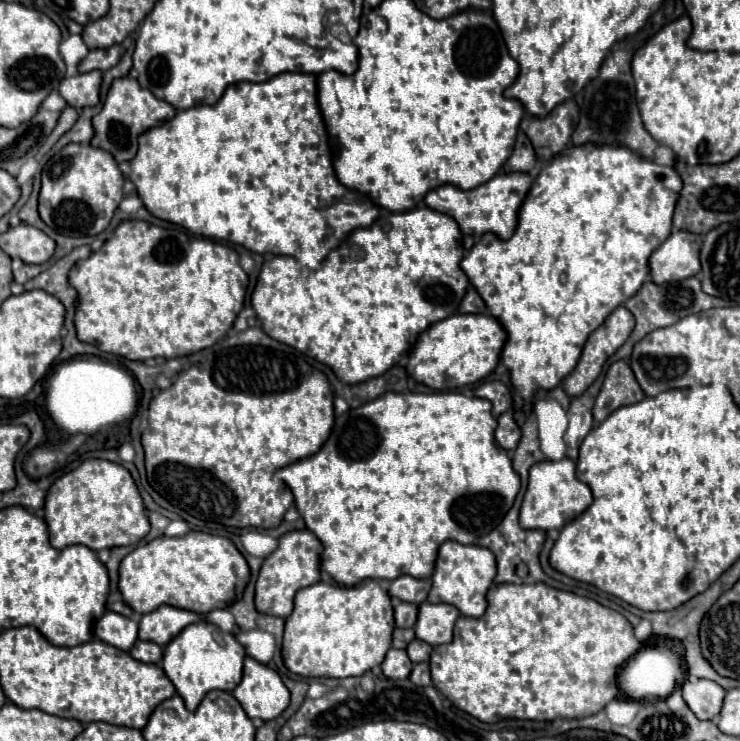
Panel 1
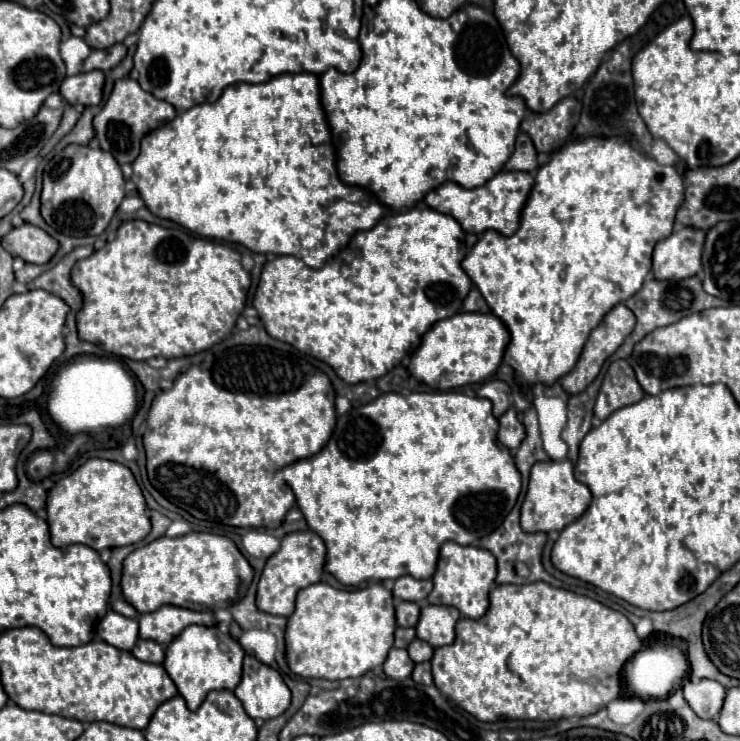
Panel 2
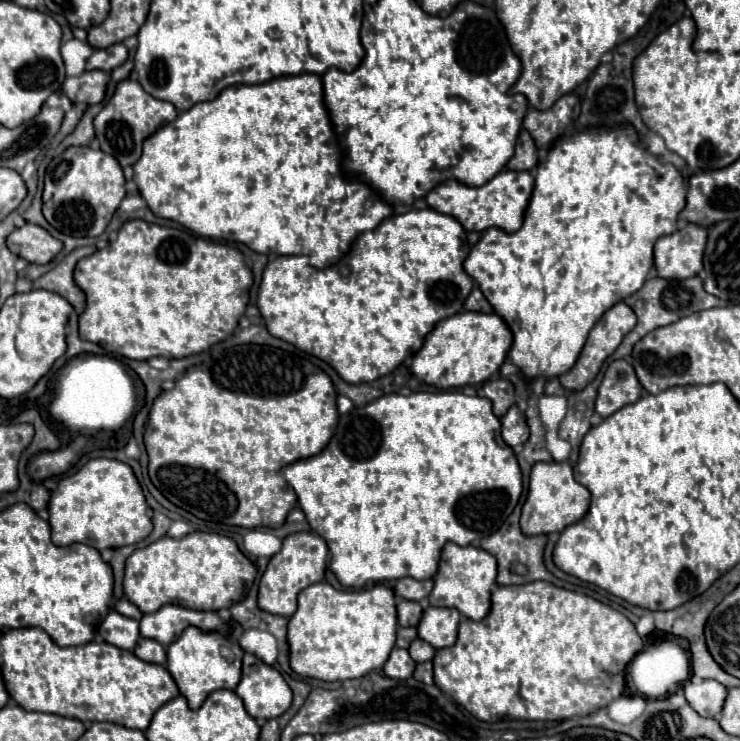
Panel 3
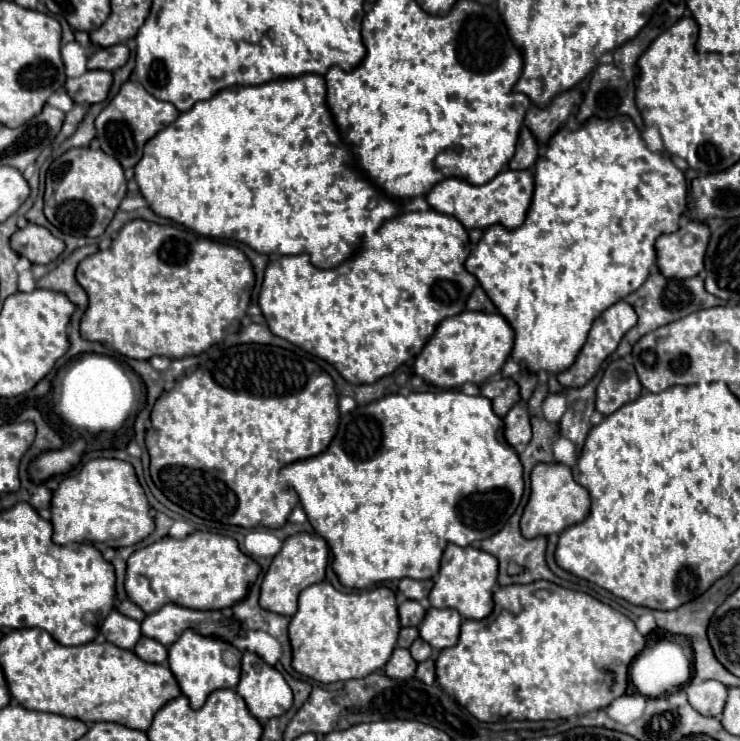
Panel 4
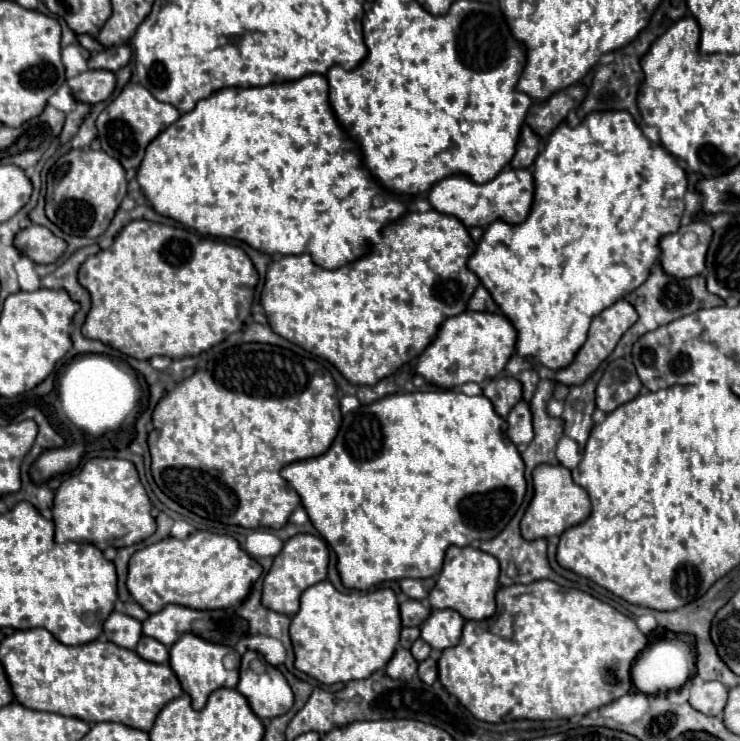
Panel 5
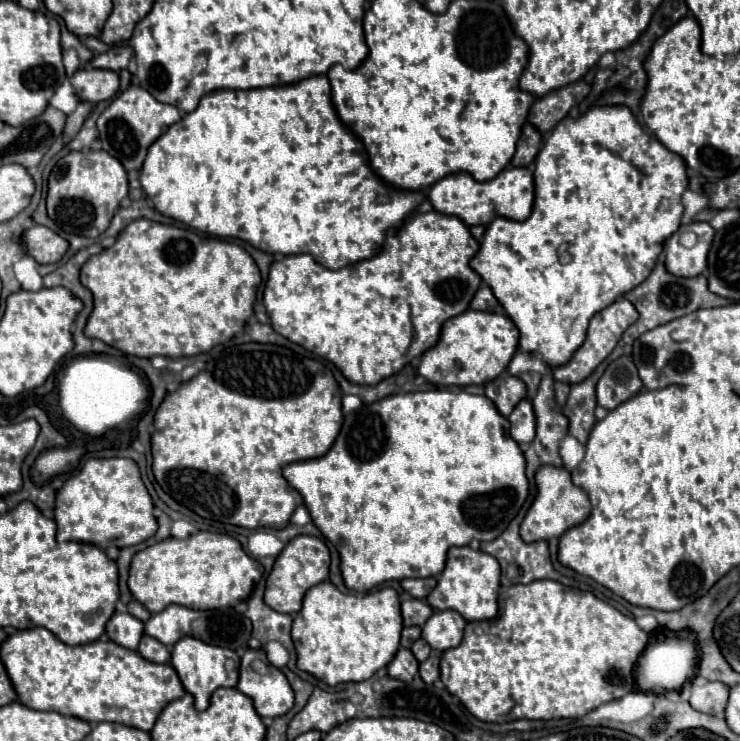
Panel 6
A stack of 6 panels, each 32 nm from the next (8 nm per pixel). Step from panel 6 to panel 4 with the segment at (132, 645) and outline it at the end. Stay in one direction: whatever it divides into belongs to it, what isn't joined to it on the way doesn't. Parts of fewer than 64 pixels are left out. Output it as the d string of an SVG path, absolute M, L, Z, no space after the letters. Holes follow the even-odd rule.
M112 610L110 616L104 620L104 624L100 628L100 634L108 642L116 644L118 648L132 650L132 646L136 646L136 642L140 640L140 622L124 616L118 610Z

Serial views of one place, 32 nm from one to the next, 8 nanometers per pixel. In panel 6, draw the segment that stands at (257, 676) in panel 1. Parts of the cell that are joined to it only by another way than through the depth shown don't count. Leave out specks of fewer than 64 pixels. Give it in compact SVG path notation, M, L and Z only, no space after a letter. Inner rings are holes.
M248 648L242 654L240 692L254 700L256 712L262 718L276 718L286 714L294 704L294 690L286 676L268 662L264 650Z

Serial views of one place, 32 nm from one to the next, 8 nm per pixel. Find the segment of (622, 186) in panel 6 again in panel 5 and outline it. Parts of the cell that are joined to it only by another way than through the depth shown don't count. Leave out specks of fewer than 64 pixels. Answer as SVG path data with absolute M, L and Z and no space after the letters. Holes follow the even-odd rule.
M608 110L608 112L590 112L586 114L578 126L570 126L568 122L562 122L544 144L544 150L538 154L534 162L534 180L536 180L536 192L534 192L534 204L530 210L530 216L522 224L508 224L504 220L492 222L476 248L476 252L470 256L468 268L482 280L482 284L490 290L496 304L502 308L502 312L508 316L508 320L518 330L518 342L516 342L516 354L530 358L534 362L540 362L542 366L550 370L560 370L568 366L576 352L580 350L580 344L584 344L590 322L594 316L598 316L604 308L612 306L616 300L624 298L630 290L638 288L650 274L652 266L656 264L660 256L660 238L678 232L680 218L684 212L684 192L688 190L688 180L684 168L678 166L678 158L666 152L662 146L652 144L640 130L640 126L634 122L630 112L624 110Z

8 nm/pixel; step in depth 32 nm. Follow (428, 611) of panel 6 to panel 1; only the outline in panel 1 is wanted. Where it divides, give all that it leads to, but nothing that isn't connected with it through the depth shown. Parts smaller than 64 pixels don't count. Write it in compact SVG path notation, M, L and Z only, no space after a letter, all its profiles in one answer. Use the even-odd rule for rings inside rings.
M398 602L394 608L394 618L398 628L412 628L416 624L416 616L418 616L418 604Z

